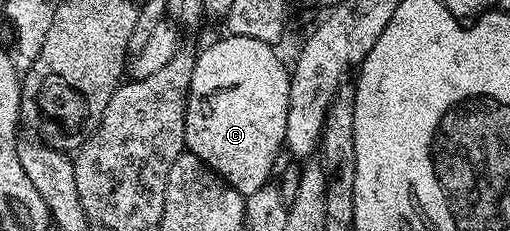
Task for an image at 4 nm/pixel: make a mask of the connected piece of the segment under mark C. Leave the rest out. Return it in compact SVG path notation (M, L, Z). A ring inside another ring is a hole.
M222 35L194 58L192 81L186 100L184 135L186 149L223 177L243 198L260 191L270 180L274 160L286 144L290 69L278 58L277 48L260 39Z

